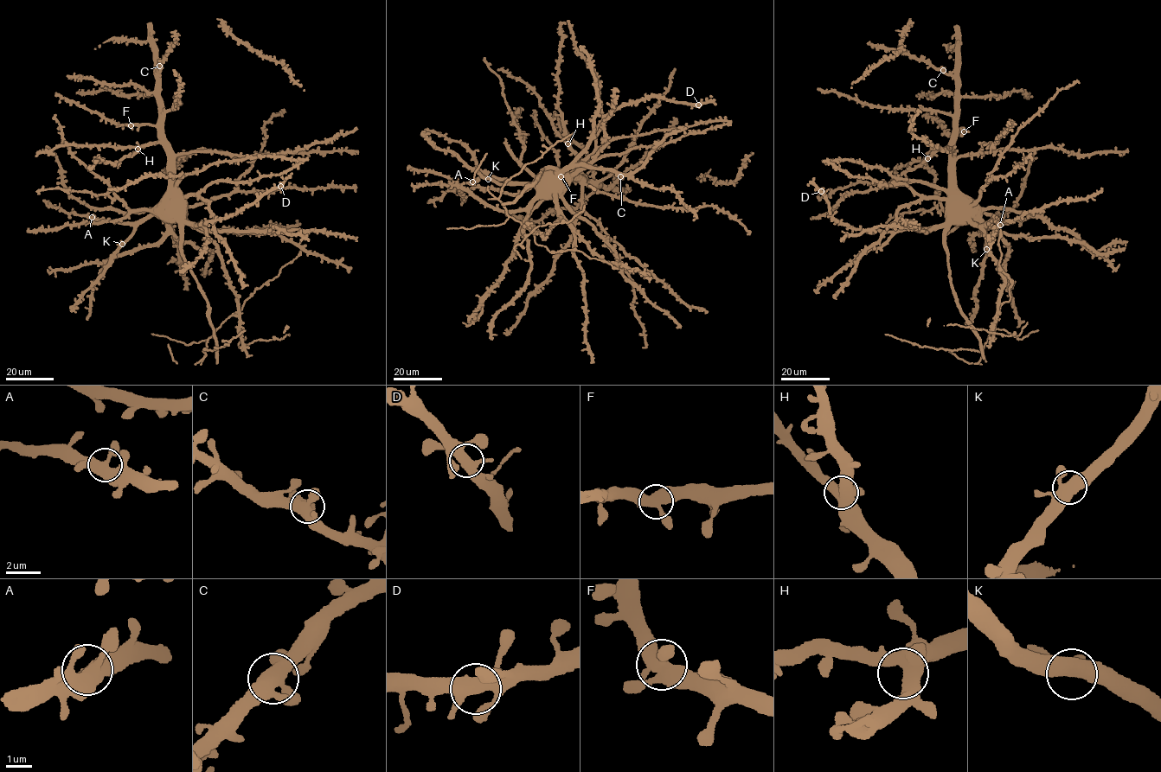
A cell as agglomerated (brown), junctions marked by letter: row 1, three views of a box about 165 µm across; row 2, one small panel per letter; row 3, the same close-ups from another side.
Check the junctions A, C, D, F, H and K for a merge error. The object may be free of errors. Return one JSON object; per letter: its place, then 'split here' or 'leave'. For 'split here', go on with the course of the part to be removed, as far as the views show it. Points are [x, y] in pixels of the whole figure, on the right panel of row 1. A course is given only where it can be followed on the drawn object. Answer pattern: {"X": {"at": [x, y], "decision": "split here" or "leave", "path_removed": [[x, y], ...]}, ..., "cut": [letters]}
{"A": {"at": [1000, 225], "decision": "leave"}, "C": {"at": [943, 70], "decision": "leave"}, "D": {"at": [821, 191], "decision": "leave"}, "F": {"at": [964, 131], "decision": "leave"}, "H": {"at": [927, 158], "decision": "leave"}, "K": {"at": [986, 249], "decision": "leave"}, "cut": []}

